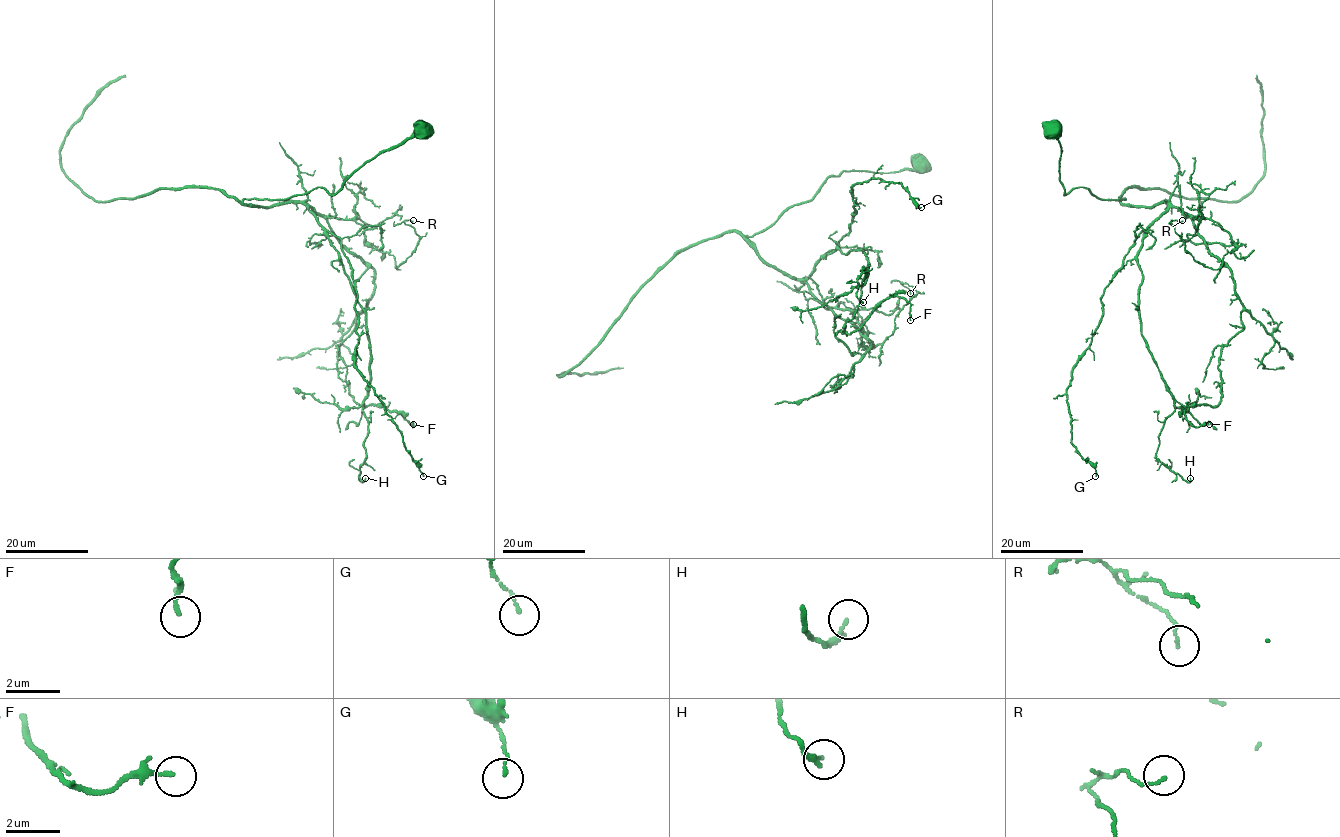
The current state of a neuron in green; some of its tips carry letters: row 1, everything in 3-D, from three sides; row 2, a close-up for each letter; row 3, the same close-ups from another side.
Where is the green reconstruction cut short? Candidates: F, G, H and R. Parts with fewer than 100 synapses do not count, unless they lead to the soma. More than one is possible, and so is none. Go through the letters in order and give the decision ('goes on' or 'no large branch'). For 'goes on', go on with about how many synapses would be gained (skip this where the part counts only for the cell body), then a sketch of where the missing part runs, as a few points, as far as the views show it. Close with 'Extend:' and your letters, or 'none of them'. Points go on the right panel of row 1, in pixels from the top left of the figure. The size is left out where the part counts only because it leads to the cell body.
F: no large branch
G: no large branch
H: no large branch
R: no large branch
Extend: none of them

